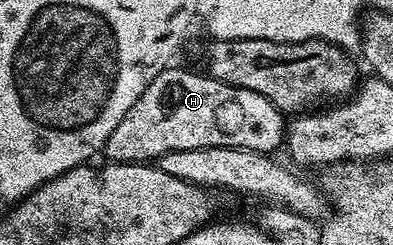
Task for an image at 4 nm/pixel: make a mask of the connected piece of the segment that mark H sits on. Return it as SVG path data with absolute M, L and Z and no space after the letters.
M169 66L159 72L142 90L138 102L126 110L126 118L114 126L114 134L105 142L102 152L108 155L109 161L118 164L135 164L137 162L156 162L162 154L174 150L198 150L210 146L230 146L245 148L265 154L275 153L275 148L285 143L286 116L262 94L254 90L242 89L238 86L223 84L213 80L207 74L199 76L196 72L187 72L184 68Z

